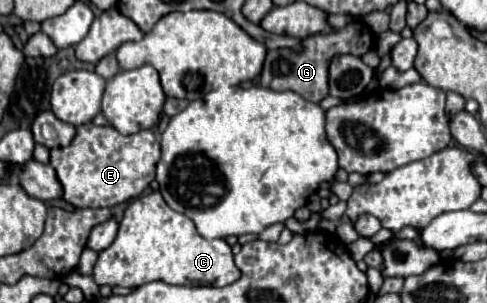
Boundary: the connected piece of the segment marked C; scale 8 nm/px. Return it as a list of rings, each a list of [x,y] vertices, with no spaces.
[[[154,191],[128,203],[118,225],[118,235],[114,243],[98,255],[92,277],[98,285],[110,287],[140,287],[150,281],[164,281],[172,285],[216,283],[216,287],[224,287],[234,283],[240,273],[234,265],[230,245],[224,239],[202,239],[196,233],[194,223],[186,215],[170,209],[160,191]]]

